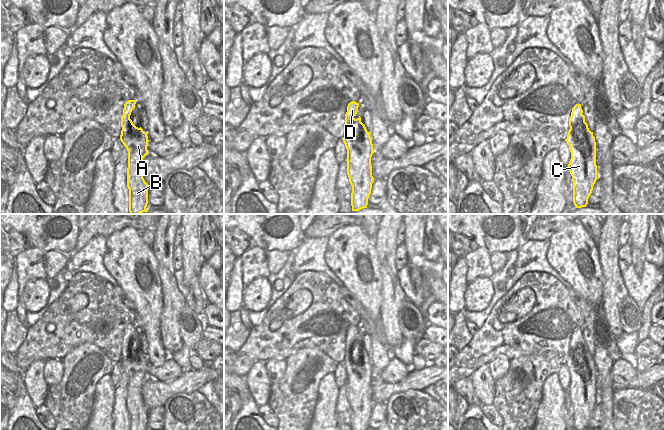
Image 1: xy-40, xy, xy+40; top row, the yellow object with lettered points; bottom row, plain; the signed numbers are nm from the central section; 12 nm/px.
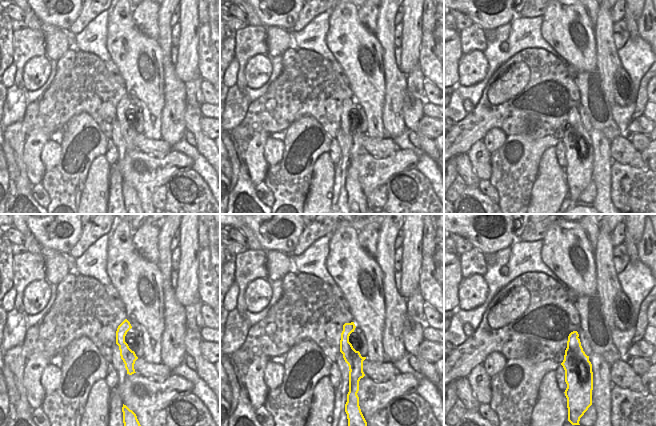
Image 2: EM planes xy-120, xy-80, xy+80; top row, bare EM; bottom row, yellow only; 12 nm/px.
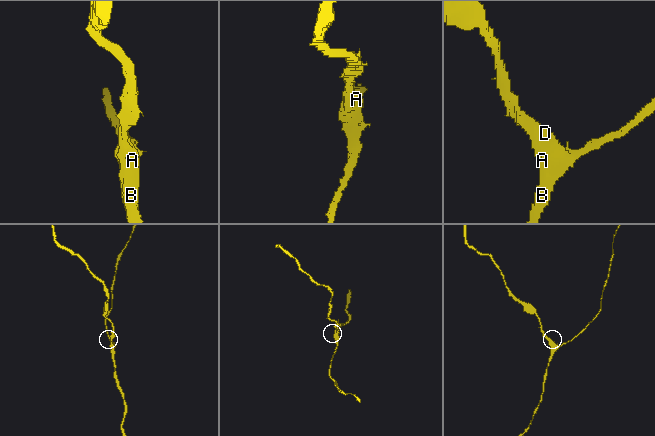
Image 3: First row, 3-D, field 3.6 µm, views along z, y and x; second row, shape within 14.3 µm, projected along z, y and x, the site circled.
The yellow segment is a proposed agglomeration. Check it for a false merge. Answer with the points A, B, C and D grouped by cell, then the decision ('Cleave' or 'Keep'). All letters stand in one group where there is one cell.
Groups: A B C D. Keep

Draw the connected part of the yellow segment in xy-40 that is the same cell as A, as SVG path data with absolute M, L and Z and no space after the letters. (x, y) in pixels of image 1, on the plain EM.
M128 324L124 328L121 341L120 364L128 375L127 411L129 413L129 430L147 430L148 408L143 402L141 389L148 378L148 360L140 351L136 351L130 339L135 332L136 324Z

